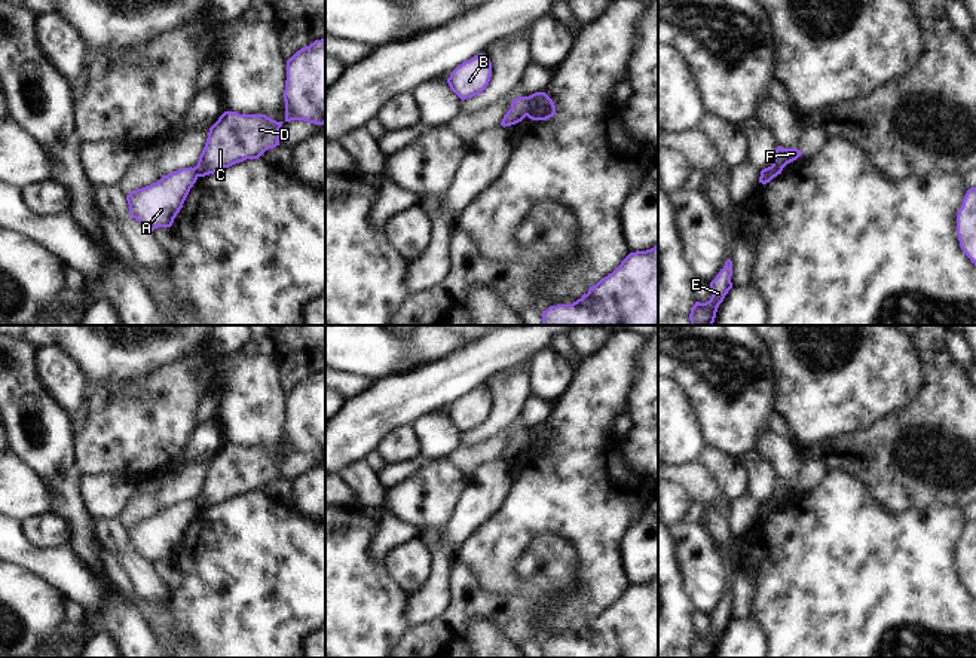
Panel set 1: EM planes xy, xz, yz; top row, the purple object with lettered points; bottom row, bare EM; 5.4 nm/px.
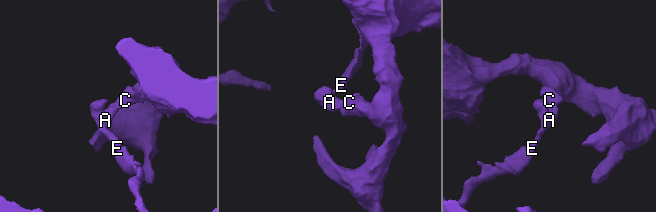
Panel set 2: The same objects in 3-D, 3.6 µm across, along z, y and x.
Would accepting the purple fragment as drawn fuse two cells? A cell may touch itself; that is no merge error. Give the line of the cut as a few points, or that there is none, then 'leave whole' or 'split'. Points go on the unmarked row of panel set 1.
cut in xz along (529, 430), (526, 447); split

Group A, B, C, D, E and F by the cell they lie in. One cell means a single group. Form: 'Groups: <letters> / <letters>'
Groups: A B E / C D F

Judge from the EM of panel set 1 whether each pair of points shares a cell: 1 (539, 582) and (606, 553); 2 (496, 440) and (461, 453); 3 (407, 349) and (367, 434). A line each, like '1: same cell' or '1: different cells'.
1: different cells
2: same cell
3: different cells

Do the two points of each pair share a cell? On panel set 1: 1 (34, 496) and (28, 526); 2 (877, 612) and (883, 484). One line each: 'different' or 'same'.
1: different
2: different

